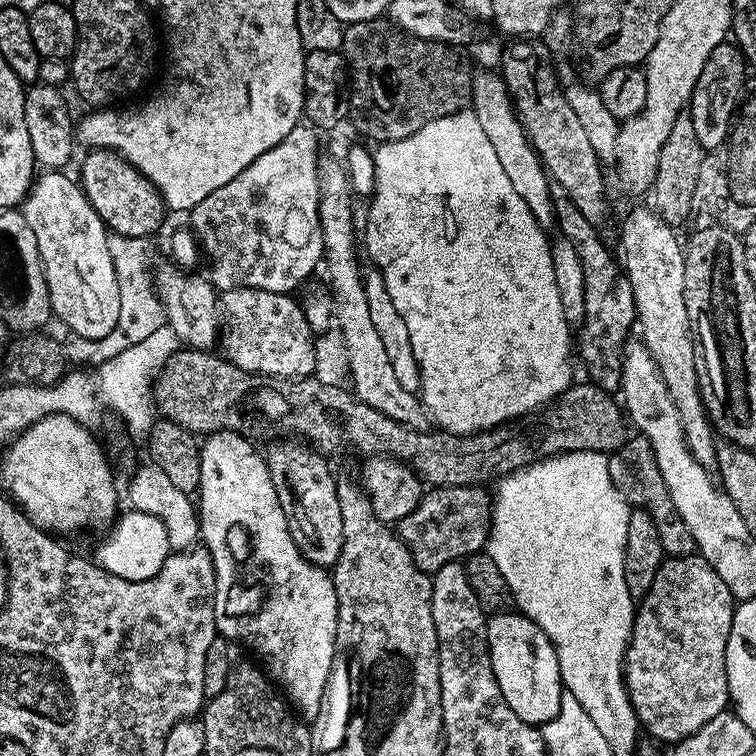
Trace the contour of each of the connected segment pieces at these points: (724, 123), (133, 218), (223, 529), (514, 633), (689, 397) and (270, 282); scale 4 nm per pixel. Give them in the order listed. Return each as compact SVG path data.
M729 41L716 46L702 66L688 103L688 115L693 123L694 134L705 151L716 149L727 138L739 109L746 74L748 67L744 56L735 43Z
M93 148L89 151L82 163L79 185L84 189L84 197L103 220L104 227L119 235L151 237L152 232L158 231L164 220L166 205L160 191L129 160L124 160L110 148Z
M213 432L205 440L208 441L200 444L202 474L198 511L200 540L211 554L216 571L214 614L217 633L229 642L241 640L246 647L253 648L260 655L258 660L265 673L275 681L279 691L299 709L305 721L315 721L336 662L336 587L325 569L312 564L298 550L261 449L259 452L253 441L236 432Z
M500 610L487 617L488 649L492 673L506 698L506 706L522 718L522 722L542 726L558 714L562 694L566 690L560 677L558 648L552 645L547 631L537 621L525 616L523 611Z
M651 207L636 208L624 220L624 229L620 232L620 248L624 251L622 267L628 274L628 281L634 290L636 318L639 327L644 327L642 342L650 350L662 378L666 382L666 390L670 390L670 398L674 398L674 406L678 406L678 418L684 423L686 446L699 464L712 466L716 464L717 433L712 421L708 418L705 397L702 392L702 376L698 371L698 344L694 339L692 319L686 310L686 266L684 265L684 249L682 240L675 236L673 225L668 224Z
M298 126L294 130L290 130L290 134L286 134L286 138L282 138L282 142L278 142L278 146L266 150L266 154L262 154L262 158L254 158L254 162L250 162L250 166L246 166L246 170L242 170L242 174L238 174L238 178L226 182L226 186L218 186L218 190L214 190L214 194L202 198L202 202L198 202L198 206L192 208L190 213L192 225L190 228L201 247L201 253L206 260L208 258L210 264L208 278L215 285L217 291L226 293L232 289L246 288L290 294L313 272L316 266L319 267L324 255L324 235L320 225L320 162L322 151L320 152L320 144L316 141L315 135L317 136L317 133L308 126Z

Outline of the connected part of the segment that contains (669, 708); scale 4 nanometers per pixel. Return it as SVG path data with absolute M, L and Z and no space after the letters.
M693 554L665 559L650 590L639 601L636 620L632 623L632 639L624 656L624 684L628 687L628 697L640 719L641 729L649 732L653 741L685 740L729 707L726 642L730 638L733 611L734 601L726 582L718 578L703 556Z

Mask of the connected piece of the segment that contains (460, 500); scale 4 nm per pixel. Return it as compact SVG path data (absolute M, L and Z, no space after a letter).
M450 484L425 491L418 506L406 518L398 521L400 541L412 552L415 565L429 574L442 566L455 564L485 551L488 532L492 529L492 501L484 486Z

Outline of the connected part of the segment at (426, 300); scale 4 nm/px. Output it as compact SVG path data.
M465 110L458 114L450 114L446 118L434 118L434 122L426 122L426 126L422 126L414 134L410 134L410 138L405 140L390 140L379 145L380 149L372 152L374 158L374 172L376 174L376 190L370 197L372 205L368 208L368 225L362 228L362 244L368 247L368 256L373 260L372 264L379 269L382 278L385 279L386 289L390 292L390 302L394 302L394 306L402 314L402 322L406 322L408 333L410 334L410 346L416 355L416 361L420 367L420 379L423 384L422 403L431 419L436 420L441 429L445 432L455 432L458 436L470 436L473 432L487 432L490 428L499 428L507 425L509 422L516 422L519 416L524 416L527 412L532 412L535 408L543 409L545 406L551 405L556 397L561 396L569 384L573 383L572 364L568 361L568 331L570 325L566 318L563 317L562 303L558 296L557 283L554 280L554 266L552 265L551 248L549 233L538 224L534 218L534 214L530 212L530 207L526 206L526 202L522 200L521 195L514 190L513 183L506 178L506 173L498 162L497 151L490 144L490 138L486 138L485 131L482 130L481 123L472 110Z

